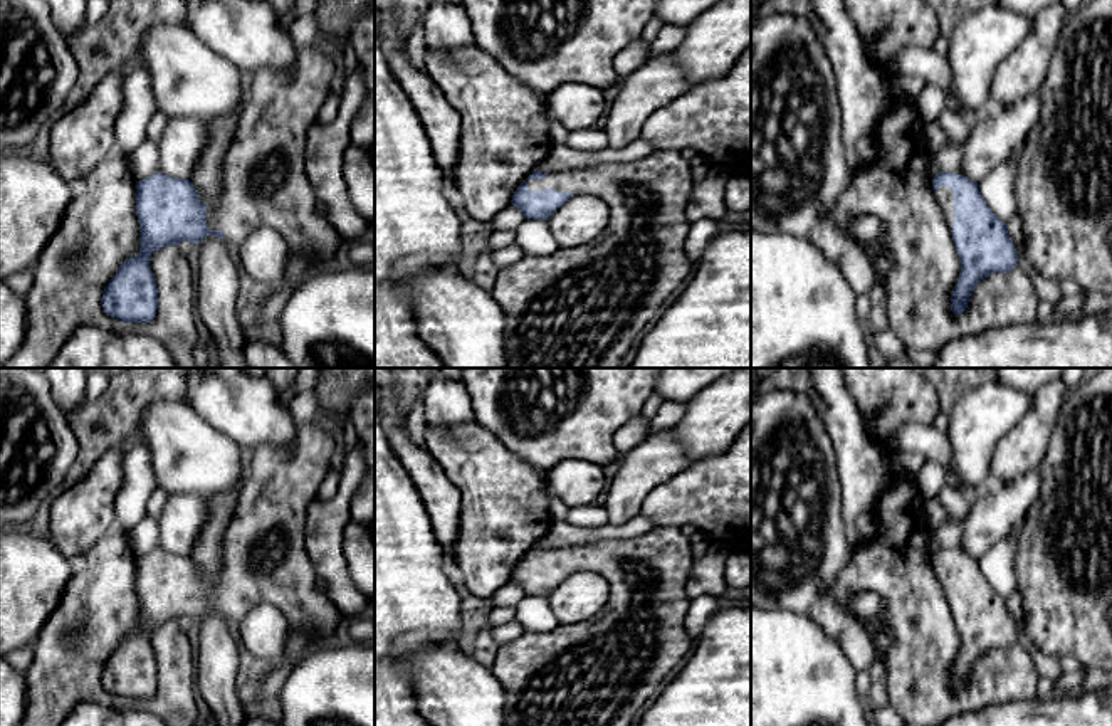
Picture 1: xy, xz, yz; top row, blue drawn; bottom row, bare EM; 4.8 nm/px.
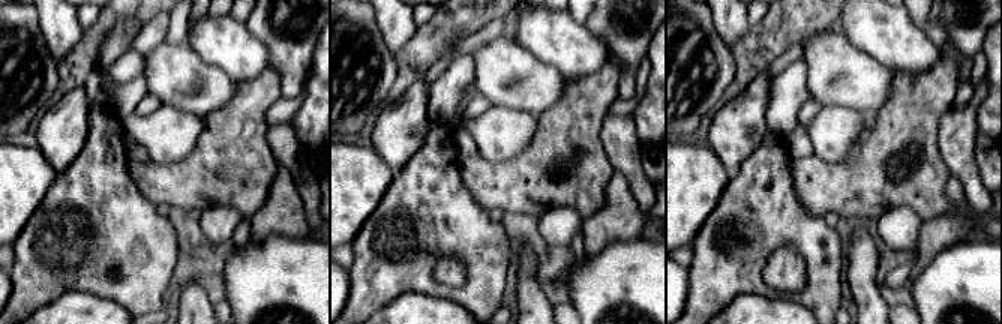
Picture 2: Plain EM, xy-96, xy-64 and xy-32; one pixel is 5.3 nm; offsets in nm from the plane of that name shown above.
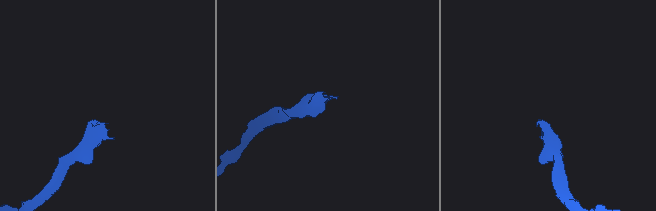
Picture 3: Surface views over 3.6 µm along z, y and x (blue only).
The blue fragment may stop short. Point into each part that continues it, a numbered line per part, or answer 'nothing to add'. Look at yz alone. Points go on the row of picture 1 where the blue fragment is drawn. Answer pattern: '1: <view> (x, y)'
1: yz (944, 195)

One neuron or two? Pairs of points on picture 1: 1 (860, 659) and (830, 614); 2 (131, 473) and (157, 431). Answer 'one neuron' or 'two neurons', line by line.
1: one neuron
2: two neurons

